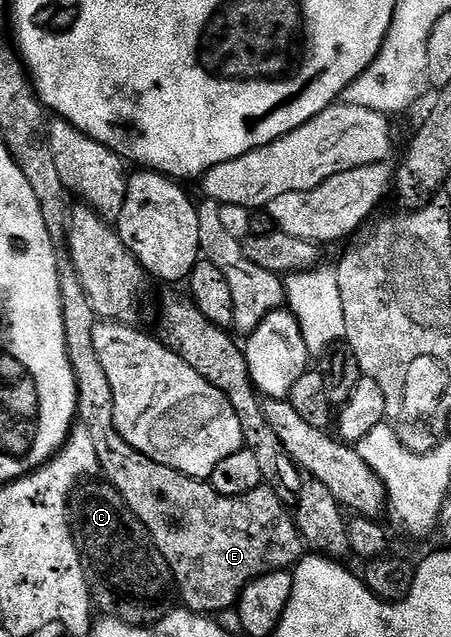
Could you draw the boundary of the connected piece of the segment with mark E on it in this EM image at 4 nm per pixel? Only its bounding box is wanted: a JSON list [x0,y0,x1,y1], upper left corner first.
[56,250,306,615]

